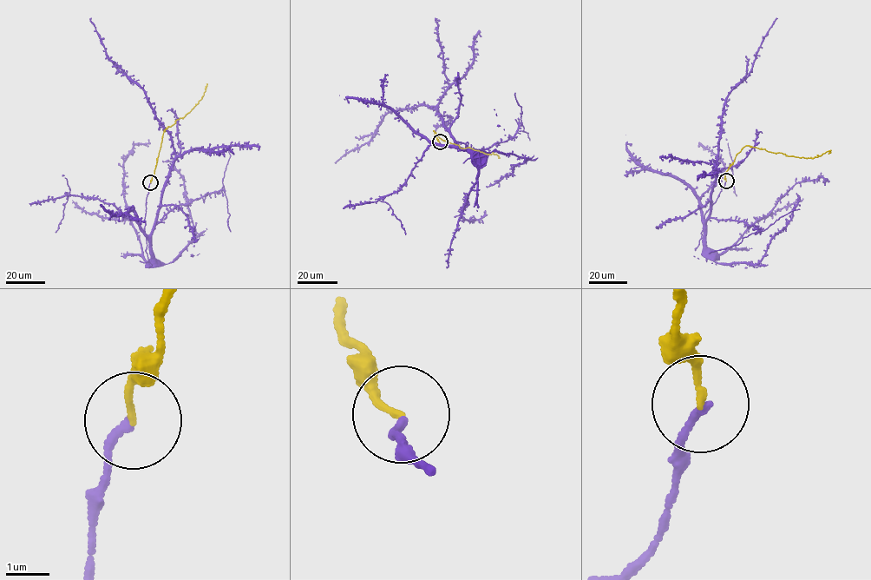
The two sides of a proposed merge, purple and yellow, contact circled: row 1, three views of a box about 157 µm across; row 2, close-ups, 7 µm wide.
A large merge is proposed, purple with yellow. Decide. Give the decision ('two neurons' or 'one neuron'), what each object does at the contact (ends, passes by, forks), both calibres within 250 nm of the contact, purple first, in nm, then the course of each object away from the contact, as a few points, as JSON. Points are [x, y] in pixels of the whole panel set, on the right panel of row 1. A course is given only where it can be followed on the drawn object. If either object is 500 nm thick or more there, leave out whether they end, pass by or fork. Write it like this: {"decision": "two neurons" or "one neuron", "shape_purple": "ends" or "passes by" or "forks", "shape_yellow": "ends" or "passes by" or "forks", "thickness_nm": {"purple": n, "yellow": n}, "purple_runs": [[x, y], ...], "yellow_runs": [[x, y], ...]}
{"decision": "one neuron", "shape_purple": "ends", "shape_yellow": "ends", "thickness_nm": {"purple": 190, "yellow": 140}, "purple_runs": [[725, 181], [716, 201], [704, 214], [704, 221], [710, 213], [725, 99], [751, 71], [764, 36], [777, 18]], "yellow_runs": [[725, 181], [725, 171], [736, 154], [747, 145], [796, 157], [812, 158], [826, 151], [829, 151], [828, 154]]}

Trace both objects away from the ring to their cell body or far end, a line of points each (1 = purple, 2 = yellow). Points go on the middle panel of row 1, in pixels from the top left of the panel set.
1: (439, 141), (443, 147), (454, 144), (435, 108), (422, 103), (389, 111), (370, 141), (345, 153), (336, 163)
2: (439, 141), (433, 130), (443, 140), (461, 148), (469, 147), (485, 154), (496, 154), (499, 158)

